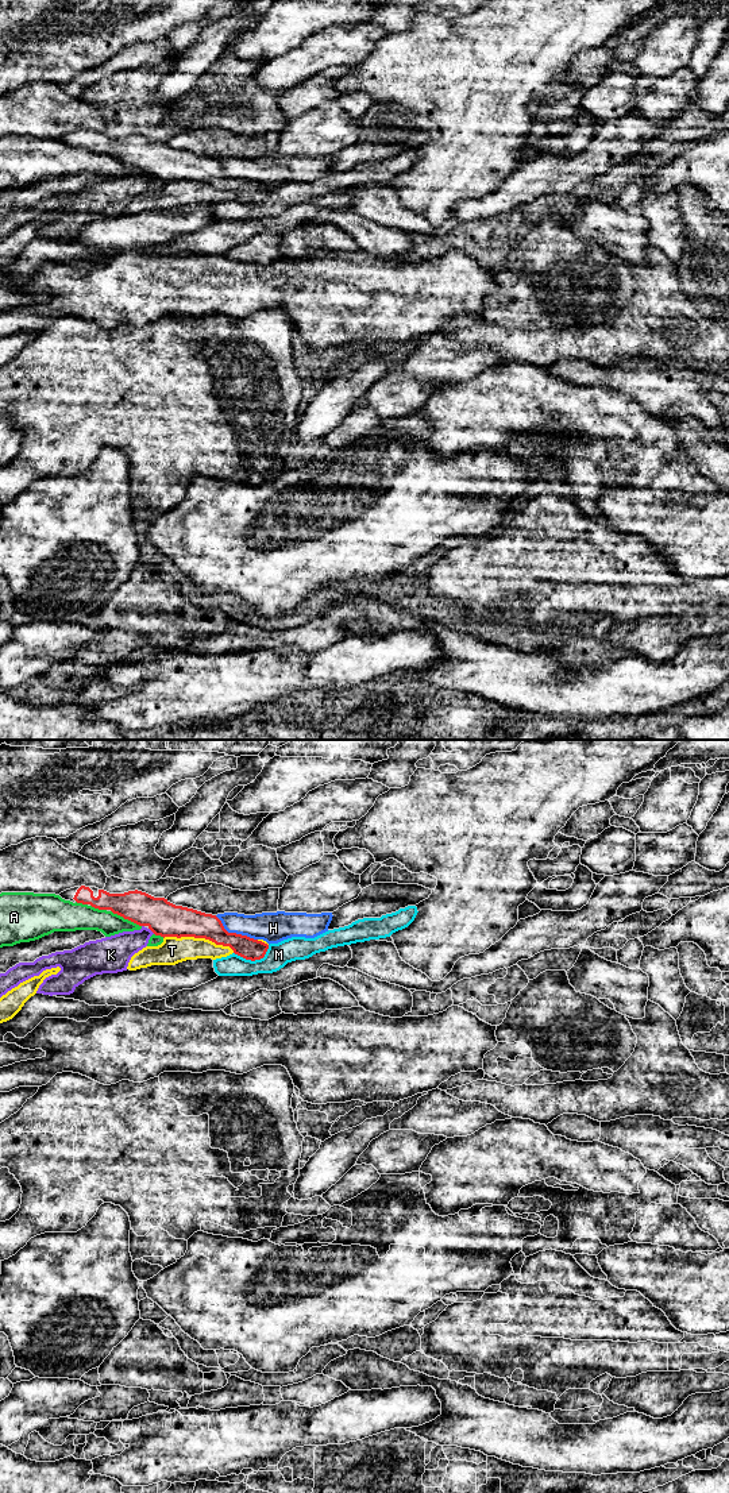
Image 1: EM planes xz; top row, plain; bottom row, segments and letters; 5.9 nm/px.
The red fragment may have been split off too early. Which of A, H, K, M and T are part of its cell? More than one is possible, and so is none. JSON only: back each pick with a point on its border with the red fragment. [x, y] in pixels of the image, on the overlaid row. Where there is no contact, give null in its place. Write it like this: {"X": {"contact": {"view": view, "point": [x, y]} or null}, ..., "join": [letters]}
{"join": []}

